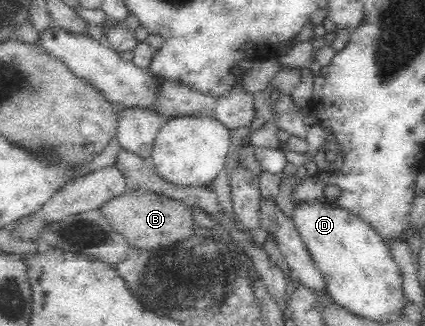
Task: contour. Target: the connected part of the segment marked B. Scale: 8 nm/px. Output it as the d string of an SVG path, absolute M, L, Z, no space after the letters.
M129 187L122 195L109 199L96 210L130 247L152 249L168 246L183 237L192 235L190 231L193 223L186 204L152 188Z

